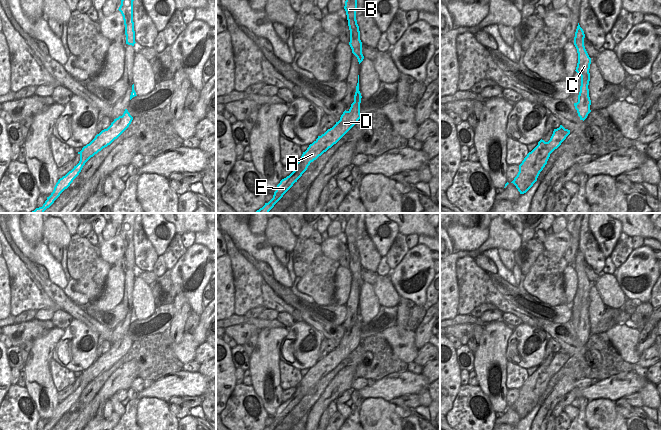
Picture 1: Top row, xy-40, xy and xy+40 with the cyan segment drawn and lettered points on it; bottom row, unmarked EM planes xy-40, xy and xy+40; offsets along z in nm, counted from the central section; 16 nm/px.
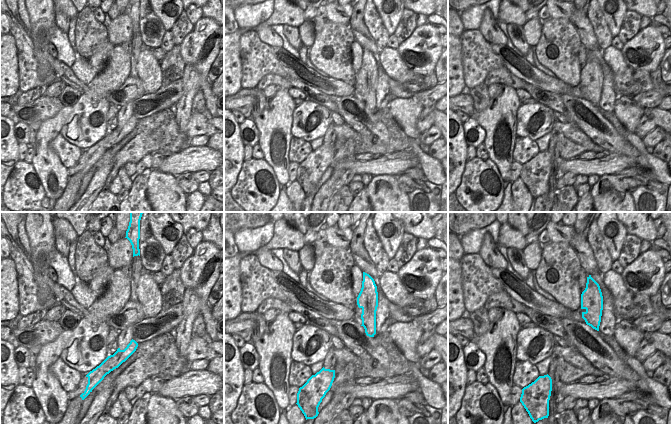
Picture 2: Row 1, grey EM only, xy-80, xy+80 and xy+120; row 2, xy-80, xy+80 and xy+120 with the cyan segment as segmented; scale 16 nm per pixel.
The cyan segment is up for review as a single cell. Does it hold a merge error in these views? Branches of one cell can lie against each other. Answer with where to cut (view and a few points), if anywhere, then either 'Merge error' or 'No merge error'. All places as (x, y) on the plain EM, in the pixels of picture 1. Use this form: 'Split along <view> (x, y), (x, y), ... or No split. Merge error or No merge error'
Split along xy (297, 386), (300, 388), (303, 396). Merge error

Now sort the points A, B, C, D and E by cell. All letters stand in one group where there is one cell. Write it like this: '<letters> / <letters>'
A B C D / E

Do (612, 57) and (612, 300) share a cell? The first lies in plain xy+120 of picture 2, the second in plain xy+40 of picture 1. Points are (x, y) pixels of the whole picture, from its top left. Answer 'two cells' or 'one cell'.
one cell

